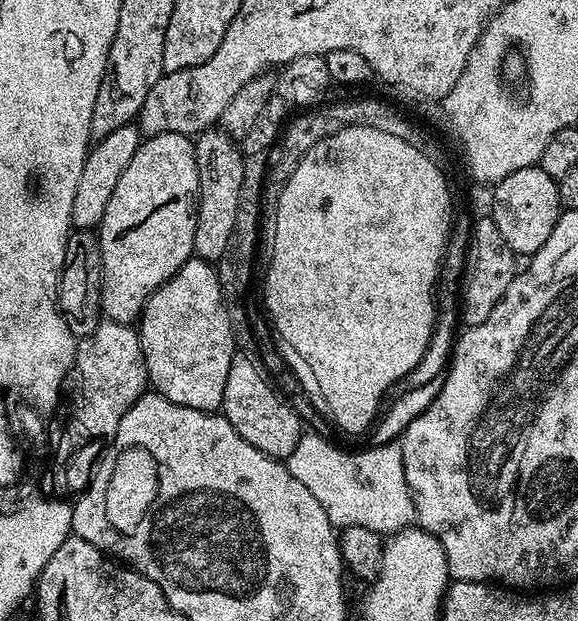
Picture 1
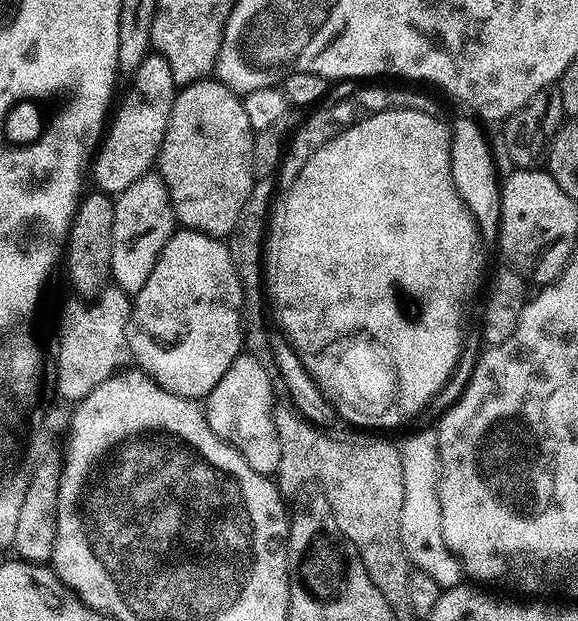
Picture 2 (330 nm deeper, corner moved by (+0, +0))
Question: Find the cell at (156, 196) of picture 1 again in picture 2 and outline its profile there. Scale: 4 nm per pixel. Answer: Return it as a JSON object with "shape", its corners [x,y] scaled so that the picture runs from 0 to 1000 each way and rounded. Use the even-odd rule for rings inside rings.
{"shape":[[[258,280],[239,287],[232,300],[218,300],[197,322],[197,377],[194,378],[192,456],[223,473],[234,473],[253,461],[260,435],[273,422],[287,390],[306,372],[308,356],[298,343],[298,327],[291,303],[275,280]]]}

